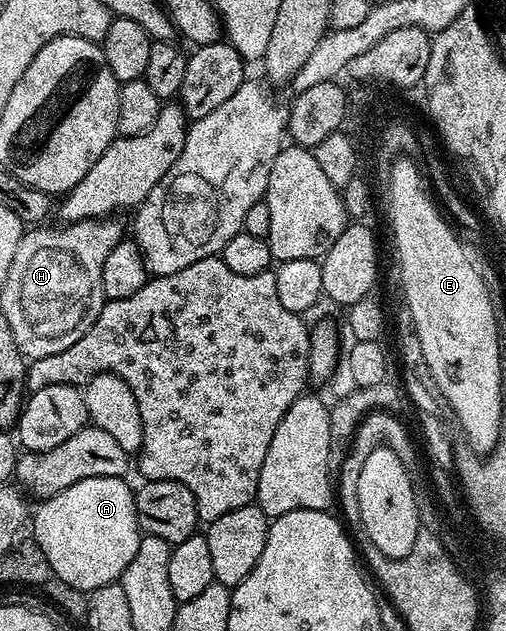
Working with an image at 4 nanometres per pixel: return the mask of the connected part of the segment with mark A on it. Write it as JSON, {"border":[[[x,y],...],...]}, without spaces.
{"border":[[[124,477],[82,479],[58,495],[41,500],[37,509],[35,506],[30,517],[30,537],[38,543],[38,547],[42,547],[42,555],[46,555],[55,580],[70,583],[70,587],[75,589],[91,591],[119,582],[126,567],[130,567],[130,559],[134,559],[138,551],[142,530],[136,518],[136,495],[133,486],[128,486],[126,482]]]}

